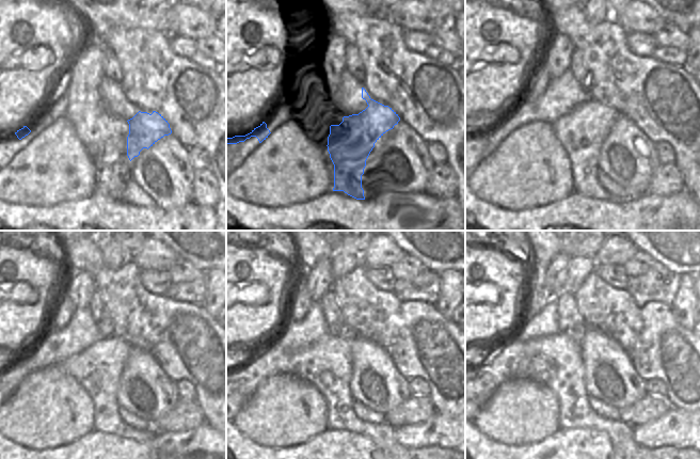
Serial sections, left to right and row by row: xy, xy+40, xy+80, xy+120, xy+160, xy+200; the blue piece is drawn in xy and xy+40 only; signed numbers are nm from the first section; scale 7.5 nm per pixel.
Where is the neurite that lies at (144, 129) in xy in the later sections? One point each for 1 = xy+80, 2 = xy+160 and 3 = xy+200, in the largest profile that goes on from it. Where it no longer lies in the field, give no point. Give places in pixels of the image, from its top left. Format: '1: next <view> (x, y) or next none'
1: next xy+80 (582, 132)
2: next xy+160 (327, 364)
3: next xy+200 (555, 361)

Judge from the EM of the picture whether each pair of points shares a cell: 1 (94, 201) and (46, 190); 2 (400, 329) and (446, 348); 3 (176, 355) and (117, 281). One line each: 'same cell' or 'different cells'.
1: different cells
2: same cell
3: same cell

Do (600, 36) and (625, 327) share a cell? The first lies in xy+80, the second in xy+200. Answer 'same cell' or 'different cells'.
same cell

